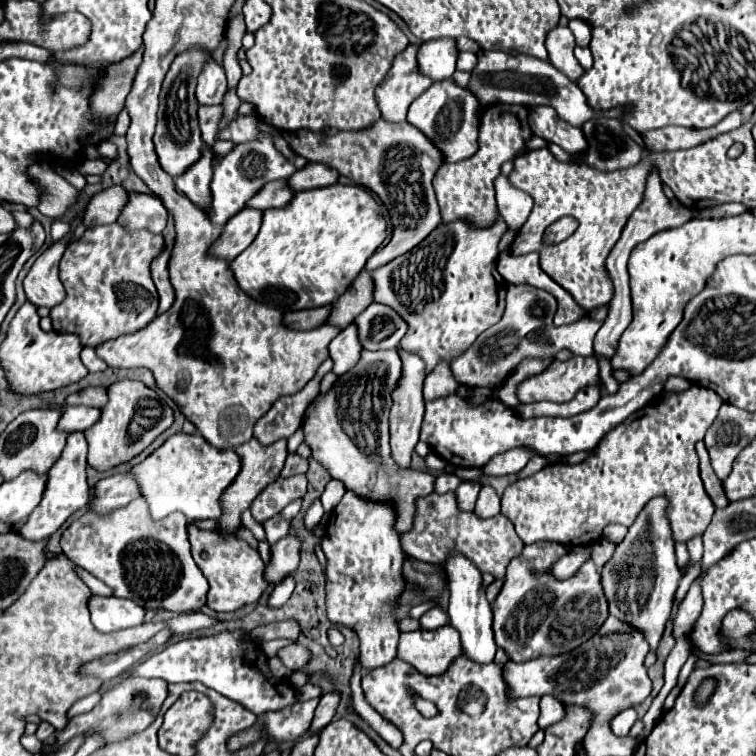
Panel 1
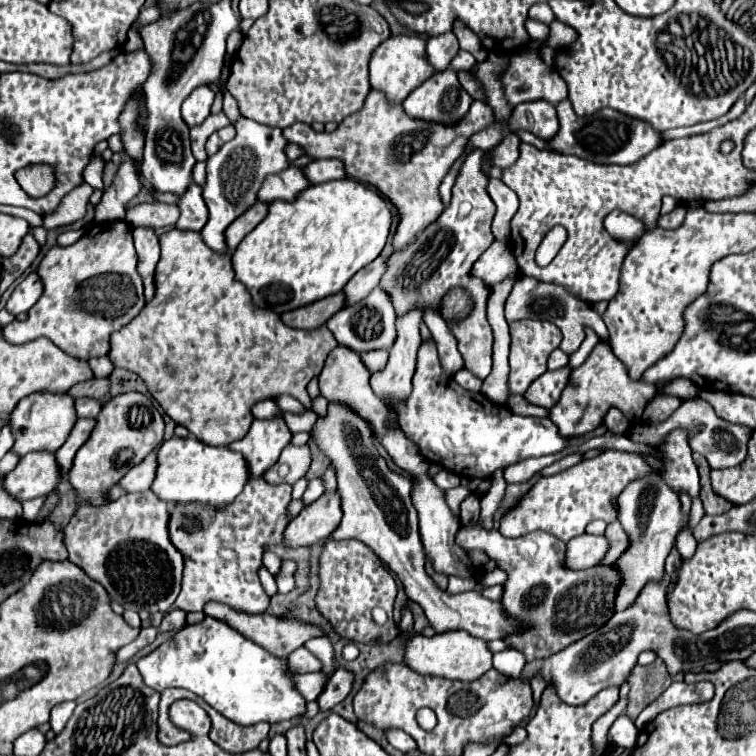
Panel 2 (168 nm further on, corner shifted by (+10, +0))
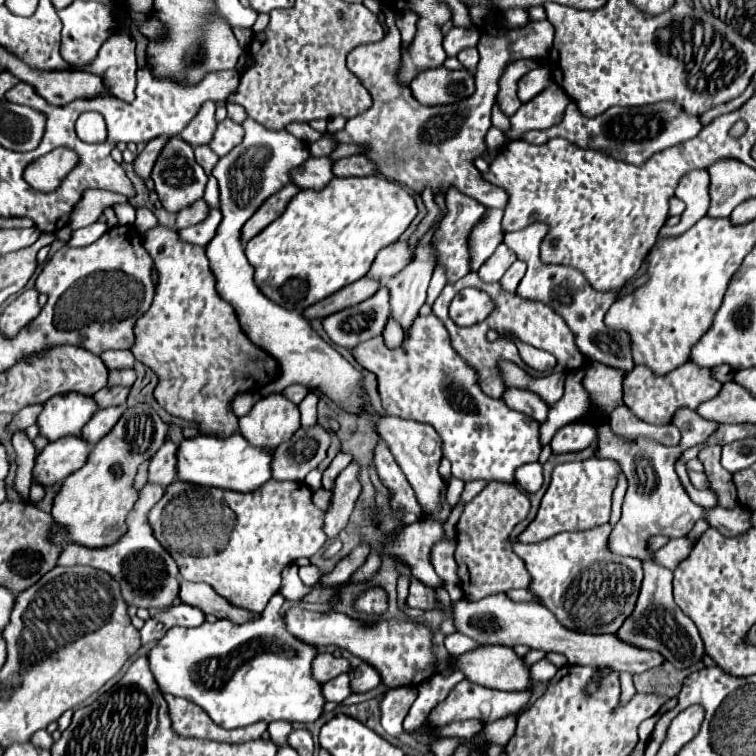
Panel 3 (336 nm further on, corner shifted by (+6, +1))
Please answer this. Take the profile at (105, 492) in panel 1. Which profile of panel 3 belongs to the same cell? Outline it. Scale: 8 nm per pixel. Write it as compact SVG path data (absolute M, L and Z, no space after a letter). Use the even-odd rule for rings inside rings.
M165 442L149 464L149 482L169 486L177 478L177 444Z

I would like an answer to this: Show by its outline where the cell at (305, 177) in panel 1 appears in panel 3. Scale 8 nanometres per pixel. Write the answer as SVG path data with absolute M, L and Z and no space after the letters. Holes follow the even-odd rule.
M359 154L359 156L337 160L333 166L333 174L335 176L371 176L371 174L377 174L377 166L371 158Z

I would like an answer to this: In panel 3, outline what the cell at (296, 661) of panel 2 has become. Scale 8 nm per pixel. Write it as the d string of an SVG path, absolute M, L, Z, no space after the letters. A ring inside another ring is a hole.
M319 654L317 662L313 662L313 676L319 682L329 682L337 674L349 674L351 664L345 658L337 658L333 654Z

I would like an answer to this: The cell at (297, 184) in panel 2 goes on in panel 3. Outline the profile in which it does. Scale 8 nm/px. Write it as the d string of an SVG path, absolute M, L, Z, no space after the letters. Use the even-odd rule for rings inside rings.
M309 158L309 162L305 162L305 166L297 170L297 174L293 174L293 184L297 184L303 190L307 188L321 190L333 178L331 168L333 168L331 158Z

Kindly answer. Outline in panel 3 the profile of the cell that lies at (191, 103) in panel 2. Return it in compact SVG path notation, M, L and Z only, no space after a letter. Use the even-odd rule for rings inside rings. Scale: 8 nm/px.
M205 102L205 106L201 106L197 118L193 118L193 122L189 122L189 126L179 134L181 140L185 140L187 144L195 146L203 146L209 144L213 140L215 134L215 104L213 102Z

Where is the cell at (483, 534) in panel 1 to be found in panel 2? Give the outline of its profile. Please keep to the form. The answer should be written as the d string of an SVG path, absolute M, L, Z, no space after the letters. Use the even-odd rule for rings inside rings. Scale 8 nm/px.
M455 487L455 489L445 491L445 501L447 501L447 505L455 517L459 515L459 505L465 499L465 495L469 495L469 489L465 489L465 487Z

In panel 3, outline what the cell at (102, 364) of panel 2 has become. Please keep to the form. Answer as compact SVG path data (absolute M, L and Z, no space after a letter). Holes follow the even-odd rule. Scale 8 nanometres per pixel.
M107 350L105 354L101 354L101 358L103 358L103 362L109 370L131 368L135 364L135 358L133 358L131 350Z

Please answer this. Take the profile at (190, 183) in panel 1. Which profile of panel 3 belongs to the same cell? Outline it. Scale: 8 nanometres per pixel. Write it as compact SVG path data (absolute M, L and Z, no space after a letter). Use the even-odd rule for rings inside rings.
M211 208L209 218L205 222L201 222L201 226L189 226L185 230L179 230L179 236L183 242L205 248L213 240L213 236L217 234L217 226L219 226L221 218L223 218L221 212L217 208Z

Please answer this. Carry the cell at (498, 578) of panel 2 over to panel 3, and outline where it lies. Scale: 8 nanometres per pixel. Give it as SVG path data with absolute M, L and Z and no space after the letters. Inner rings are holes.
M489 482L489 486L481 494L465 504L463 518L457 524L455 562L459 584L467 600L475 602L497 592L529 588L529 572L521 558L513 552L513 544L509 542L515 524L527 518L529 508L529 498L521 490L517 490L515 486L505 486L501 482Z

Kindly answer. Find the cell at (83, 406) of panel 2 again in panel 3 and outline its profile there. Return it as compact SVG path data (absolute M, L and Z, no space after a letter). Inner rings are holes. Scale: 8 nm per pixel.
M107 386L107 388L99 390L97 394L93 394L93 398L95 398L99 408L121 406L121 404L125 404L127 396L129 396L129 388L127 386Z

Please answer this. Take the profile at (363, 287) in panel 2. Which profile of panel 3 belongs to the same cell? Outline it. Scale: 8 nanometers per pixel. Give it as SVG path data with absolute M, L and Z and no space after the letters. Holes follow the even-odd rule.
M397 240L391 246L385 246L373 262L373 270L369 270L369 278L377 278L381 282L389 280L397 270L403 270L413 260L413 254L409 250L409 242Z

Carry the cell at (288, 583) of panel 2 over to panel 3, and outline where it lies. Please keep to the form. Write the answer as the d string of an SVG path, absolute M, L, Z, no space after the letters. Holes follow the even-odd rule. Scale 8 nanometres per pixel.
M309 564L309 566L299 568L299 576L301 576L301 580L305 582L305 586L313 586L313 584L319 582L319 578L323 576L323 572L321 572L317 566Z

